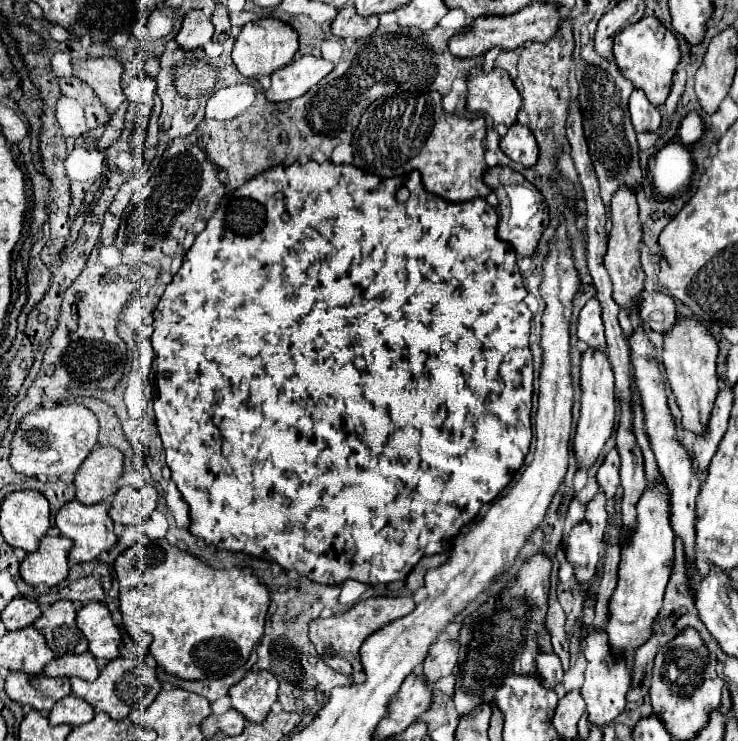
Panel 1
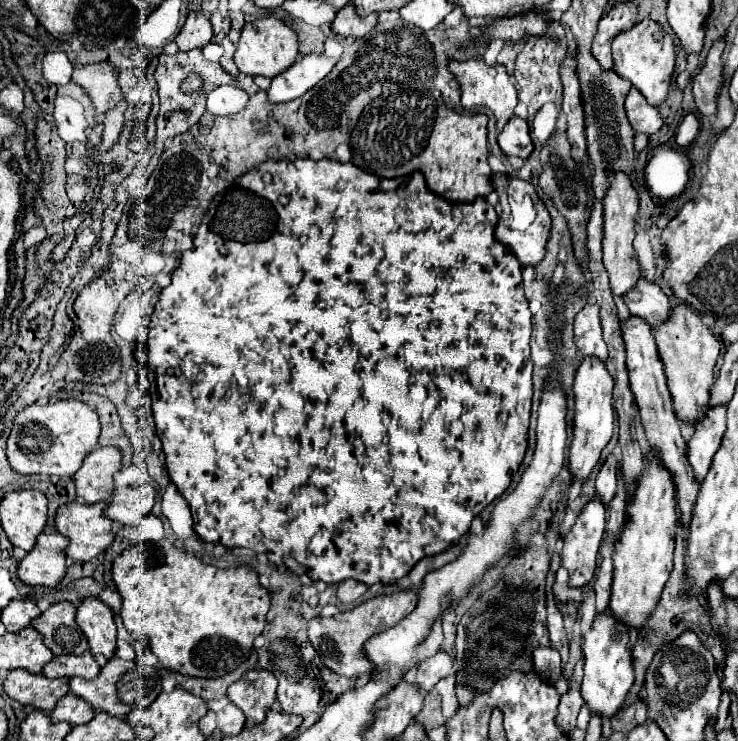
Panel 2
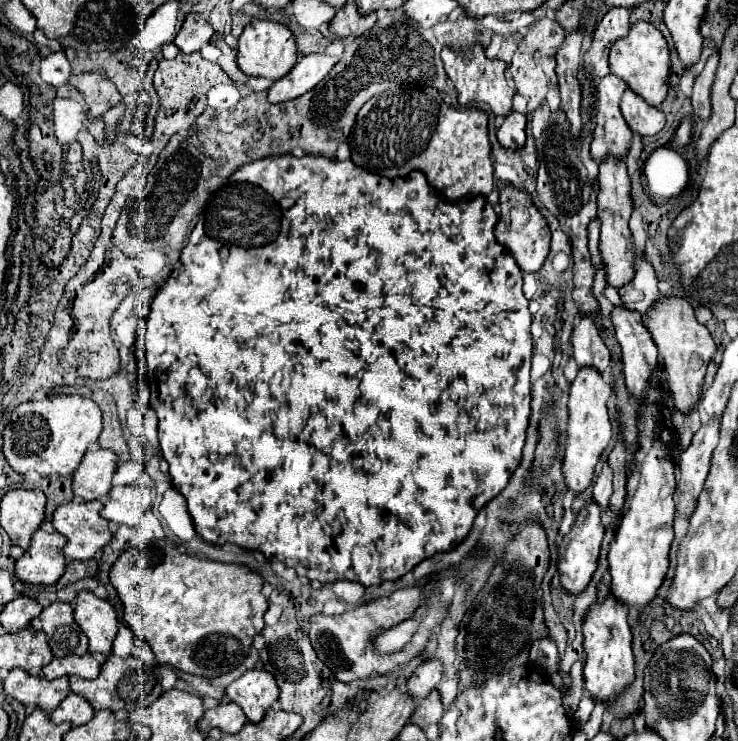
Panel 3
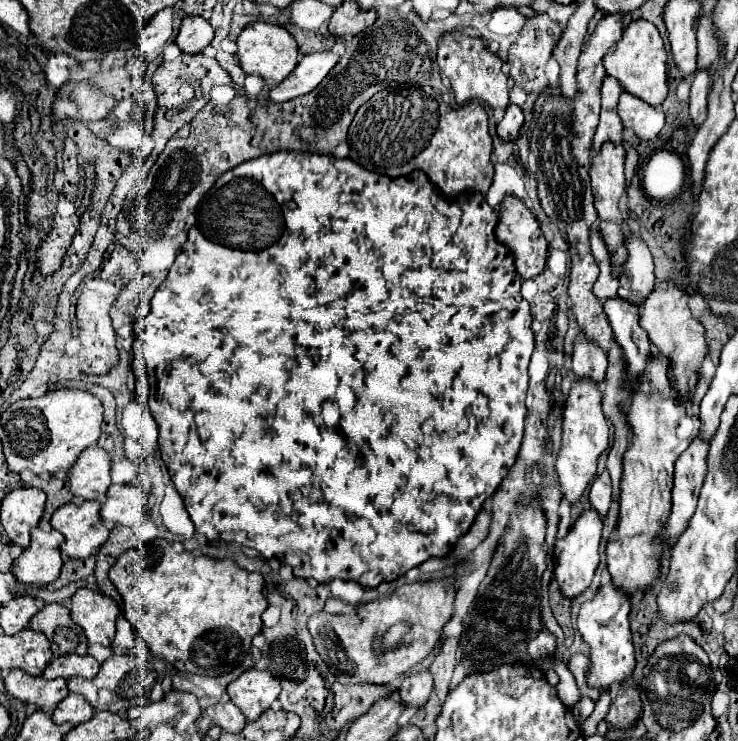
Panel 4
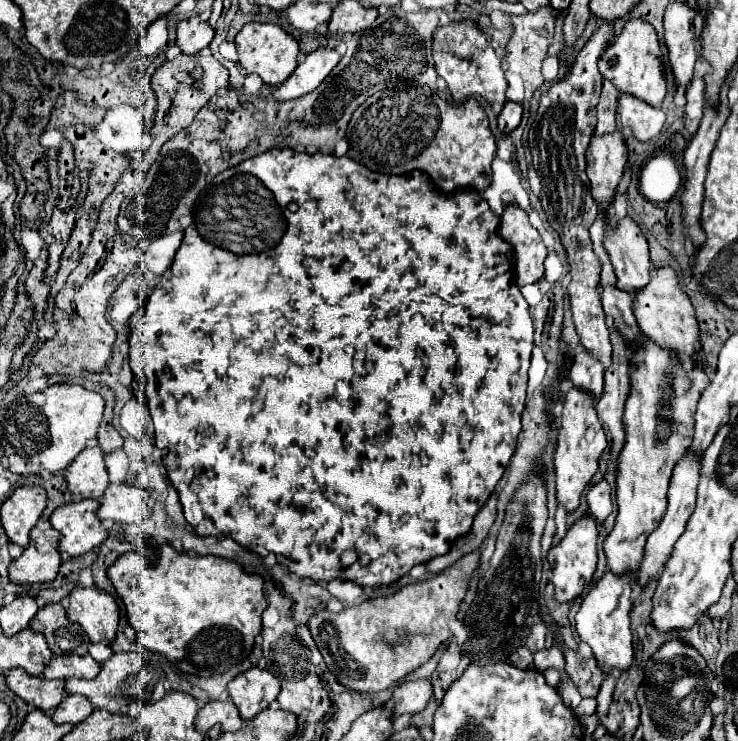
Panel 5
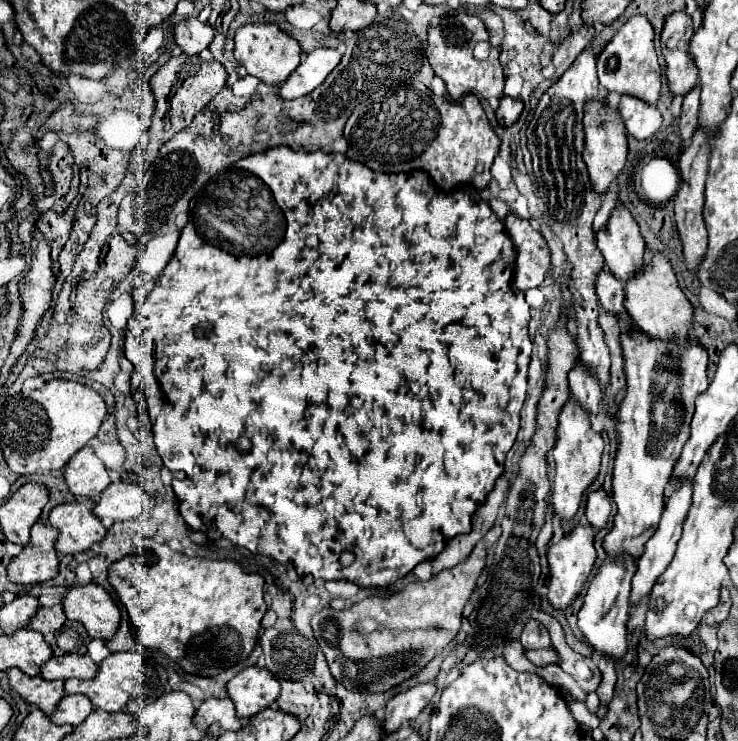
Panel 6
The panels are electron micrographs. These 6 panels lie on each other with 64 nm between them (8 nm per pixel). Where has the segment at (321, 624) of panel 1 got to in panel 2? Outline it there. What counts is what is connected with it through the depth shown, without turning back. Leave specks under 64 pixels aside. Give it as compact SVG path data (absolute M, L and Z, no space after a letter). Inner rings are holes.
M414 588L400 590L400 592L394 592L388 596L376 596L372 600L362 602L354 610L336 614L332 618L322 618L322 616L312 618L308 622L308 638L314 646L314 650L318 652L318 656L322 658L322 662L336 674L346 676L346 678L370 674L374 670L374 664L364 654L366 640L370 636L382 632L384 628L392 628L396 622L400 622L404 616L408 616L416 608L416 602L418 602L418 592Z

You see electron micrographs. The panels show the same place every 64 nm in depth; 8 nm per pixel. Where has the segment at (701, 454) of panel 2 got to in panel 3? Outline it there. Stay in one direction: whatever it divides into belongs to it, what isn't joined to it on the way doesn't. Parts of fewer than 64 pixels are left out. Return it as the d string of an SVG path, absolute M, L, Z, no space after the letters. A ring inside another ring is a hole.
M720 418L710 420L696 432L692 444L678 458L678 482L676 482L676 516L688 520L696 508L696 500L704 488L704 480L710 470L710 456L716 448L720 430Z

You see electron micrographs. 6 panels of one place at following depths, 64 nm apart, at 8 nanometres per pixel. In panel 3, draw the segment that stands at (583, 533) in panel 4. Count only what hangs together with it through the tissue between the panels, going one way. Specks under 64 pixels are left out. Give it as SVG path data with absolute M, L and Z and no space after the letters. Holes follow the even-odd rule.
M608 464L602 466L602 474L596 478L592 492L594 492L592 494L594 502L602 510L606 510L608 508L608 502L610 502L610 496L612 496L612 468L608 468ZM588 504L578 512L578 518L570 530L568 536L564 536L560 548L558 548L558 572L560 572L560 584L570 594L580 594L588 582L592 580L592 574L598 566L598 554L600 544L604 538L604 526L602 526L602 510L596 508L596 504Z

